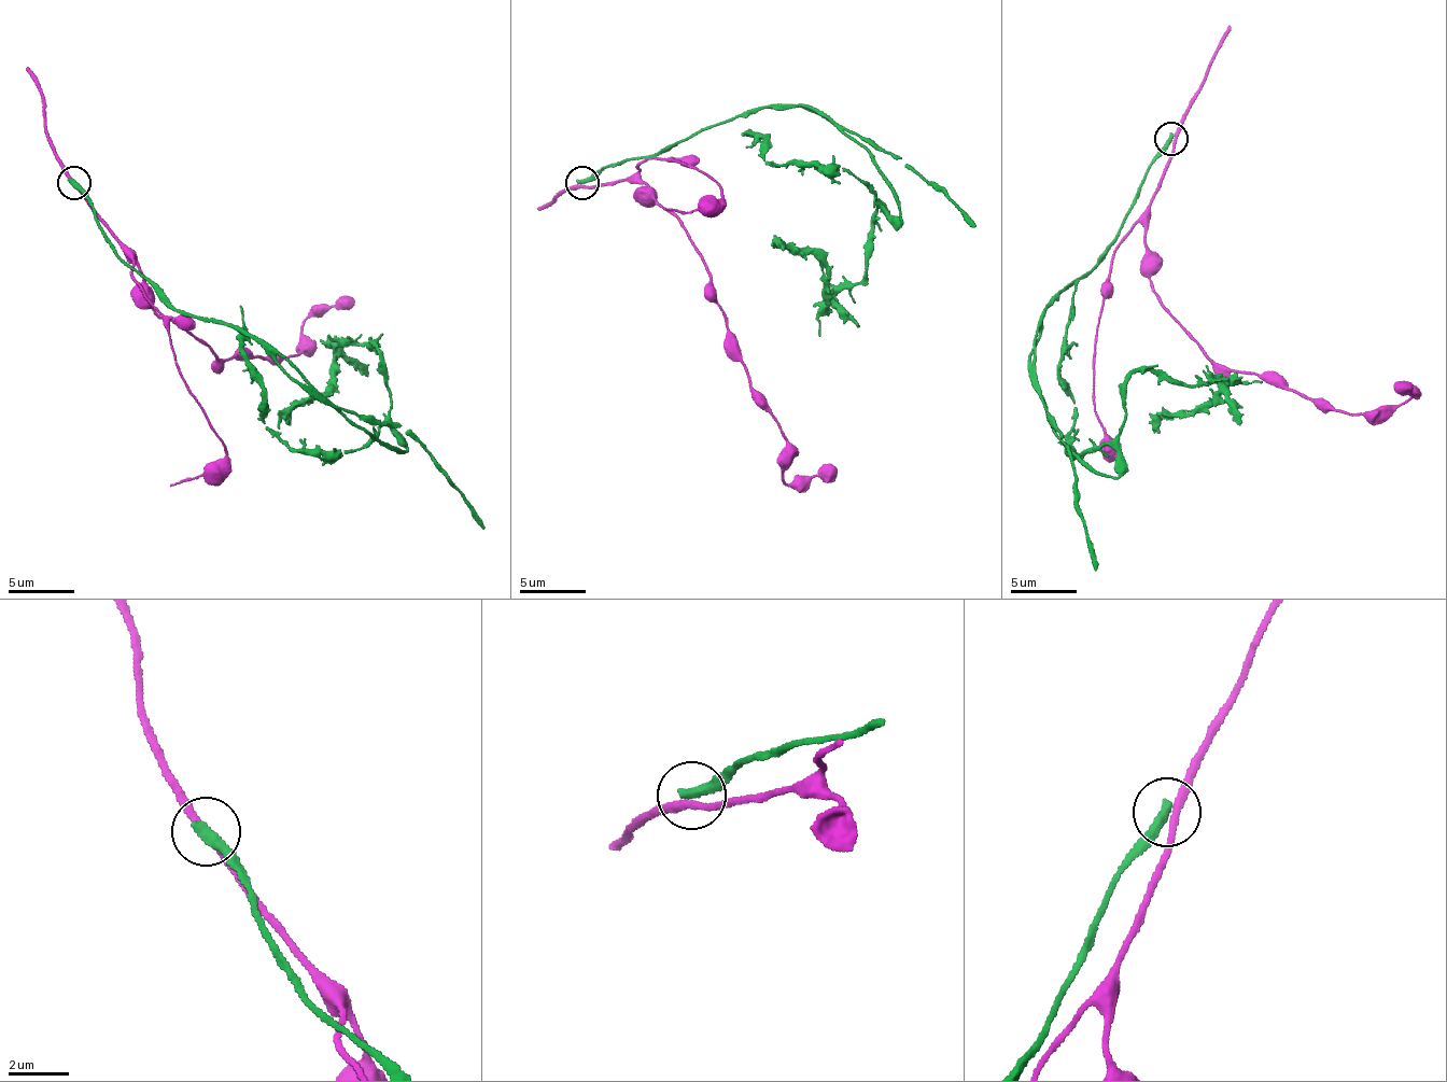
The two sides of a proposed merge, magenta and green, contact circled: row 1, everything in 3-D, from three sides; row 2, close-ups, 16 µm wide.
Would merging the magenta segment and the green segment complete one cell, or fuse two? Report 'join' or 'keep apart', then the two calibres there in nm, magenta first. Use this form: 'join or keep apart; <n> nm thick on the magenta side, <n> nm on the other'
keep apart; 220 nm thick on the magenta side, 400 nm on the other

